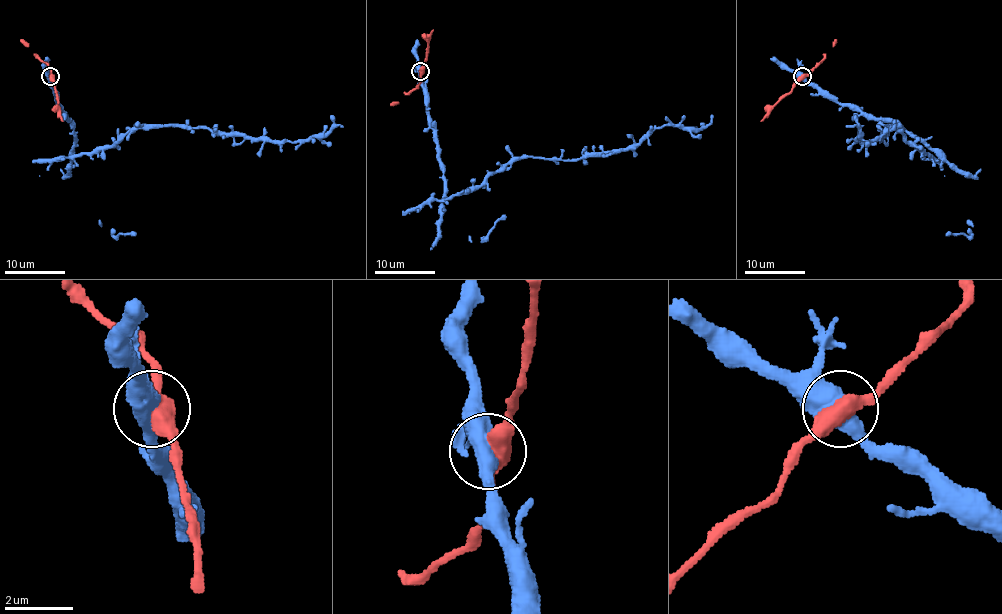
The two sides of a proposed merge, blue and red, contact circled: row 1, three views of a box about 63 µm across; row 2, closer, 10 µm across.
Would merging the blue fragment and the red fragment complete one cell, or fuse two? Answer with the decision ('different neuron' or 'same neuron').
different neuron

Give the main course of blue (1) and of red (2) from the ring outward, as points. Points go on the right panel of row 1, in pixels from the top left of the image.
1: (802, 76), (840, 103), (891, 118), (932, 151), (890, 126), (857, 142), (860, 130), (846, 127)
2: (802, 76), (760, 121)

